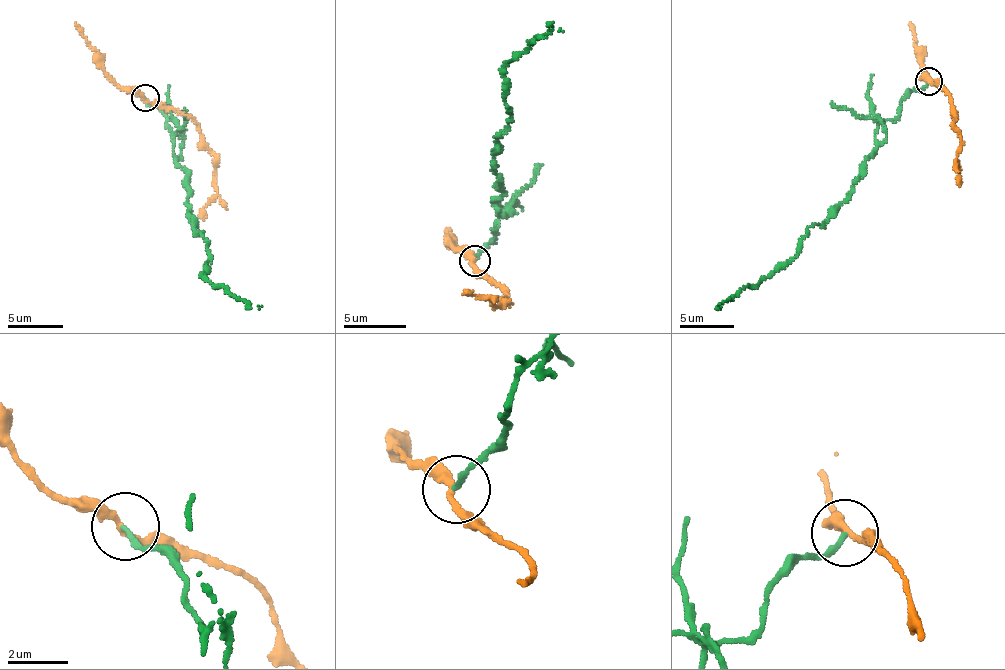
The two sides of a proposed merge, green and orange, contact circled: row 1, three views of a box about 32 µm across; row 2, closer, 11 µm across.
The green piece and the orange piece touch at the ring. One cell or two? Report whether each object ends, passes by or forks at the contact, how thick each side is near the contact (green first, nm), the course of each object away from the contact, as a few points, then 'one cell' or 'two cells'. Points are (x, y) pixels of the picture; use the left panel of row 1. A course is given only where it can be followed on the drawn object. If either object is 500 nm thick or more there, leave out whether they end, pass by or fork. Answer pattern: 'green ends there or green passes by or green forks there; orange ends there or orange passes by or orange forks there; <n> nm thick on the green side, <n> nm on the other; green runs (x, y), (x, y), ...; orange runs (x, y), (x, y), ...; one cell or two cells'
green ends there; orange passes by; 170 nm thick on the green side, 240 nm on the other; green runs (145, 98), (167, 118), (177, 162), (189, 175), (192, 224), (207, 244), (203, 275), (251, 308), (262, 306); orange runs (143, 98), (177, 109), (199, 126), (203, 143), (213, 152), (217, 195), (203, 209), (203, 220); two cells

